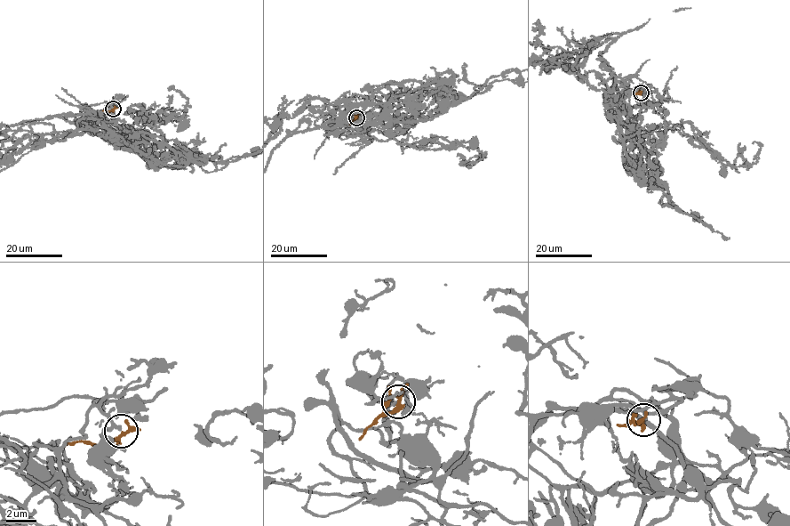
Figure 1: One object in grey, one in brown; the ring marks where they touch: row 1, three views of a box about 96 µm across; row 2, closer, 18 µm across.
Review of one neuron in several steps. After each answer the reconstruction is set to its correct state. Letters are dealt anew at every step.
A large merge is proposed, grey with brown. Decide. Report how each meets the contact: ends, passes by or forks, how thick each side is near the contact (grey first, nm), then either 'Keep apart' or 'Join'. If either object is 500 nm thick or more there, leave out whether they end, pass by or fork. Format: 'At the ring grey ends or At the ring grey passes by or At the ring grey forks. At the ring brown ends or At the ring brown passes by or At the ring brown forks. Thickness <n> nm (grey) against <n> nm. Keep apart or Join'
At the ring grey passes by. At the ring brown passes by. Thickness 160 nm (grey) against 240 nm. Keep apart

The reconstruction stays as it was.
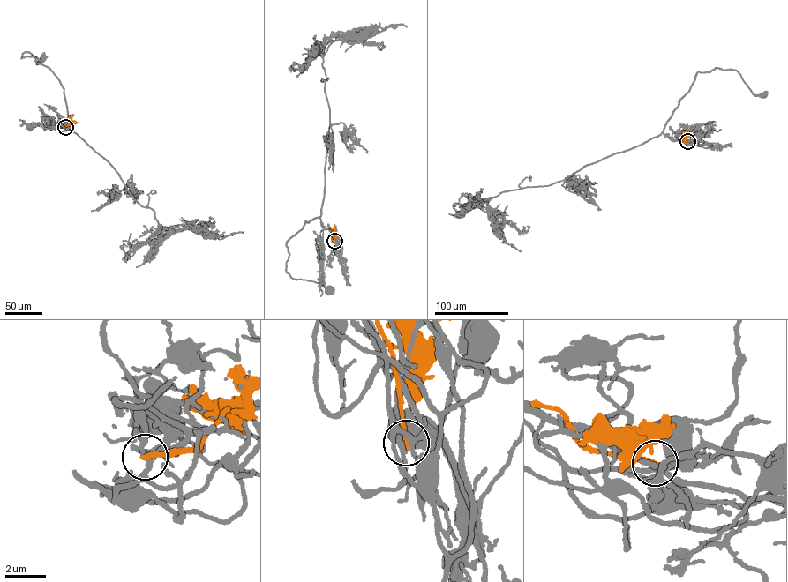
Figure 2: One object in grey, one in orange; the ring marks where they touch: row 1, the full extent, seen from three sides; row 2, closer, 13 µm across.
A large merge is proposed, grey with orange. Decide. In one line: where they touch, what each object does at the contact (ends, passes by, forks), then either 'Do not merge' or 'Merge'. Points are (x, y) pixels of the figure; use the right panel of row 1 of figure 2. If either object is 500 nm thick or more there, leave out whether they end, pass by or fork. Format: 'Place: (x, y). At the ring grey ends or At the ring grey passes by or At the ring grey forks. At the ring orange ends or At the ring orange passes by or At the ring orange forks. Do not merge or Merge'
Place: (687, 141). At the ring grey forks. At the ring orange ends. Do not merge

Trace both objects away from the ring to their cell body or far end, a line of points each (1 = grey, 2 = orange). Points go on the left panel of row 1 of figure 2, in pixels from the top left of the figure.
1: (65, 127), (71, 128), (66, 130), (63, 90), (57, 78), (33, 56), (21, 57), (28, 52), (42, 59)
2: (65, 127), (71, 124), (71, 116), (66, 118)

